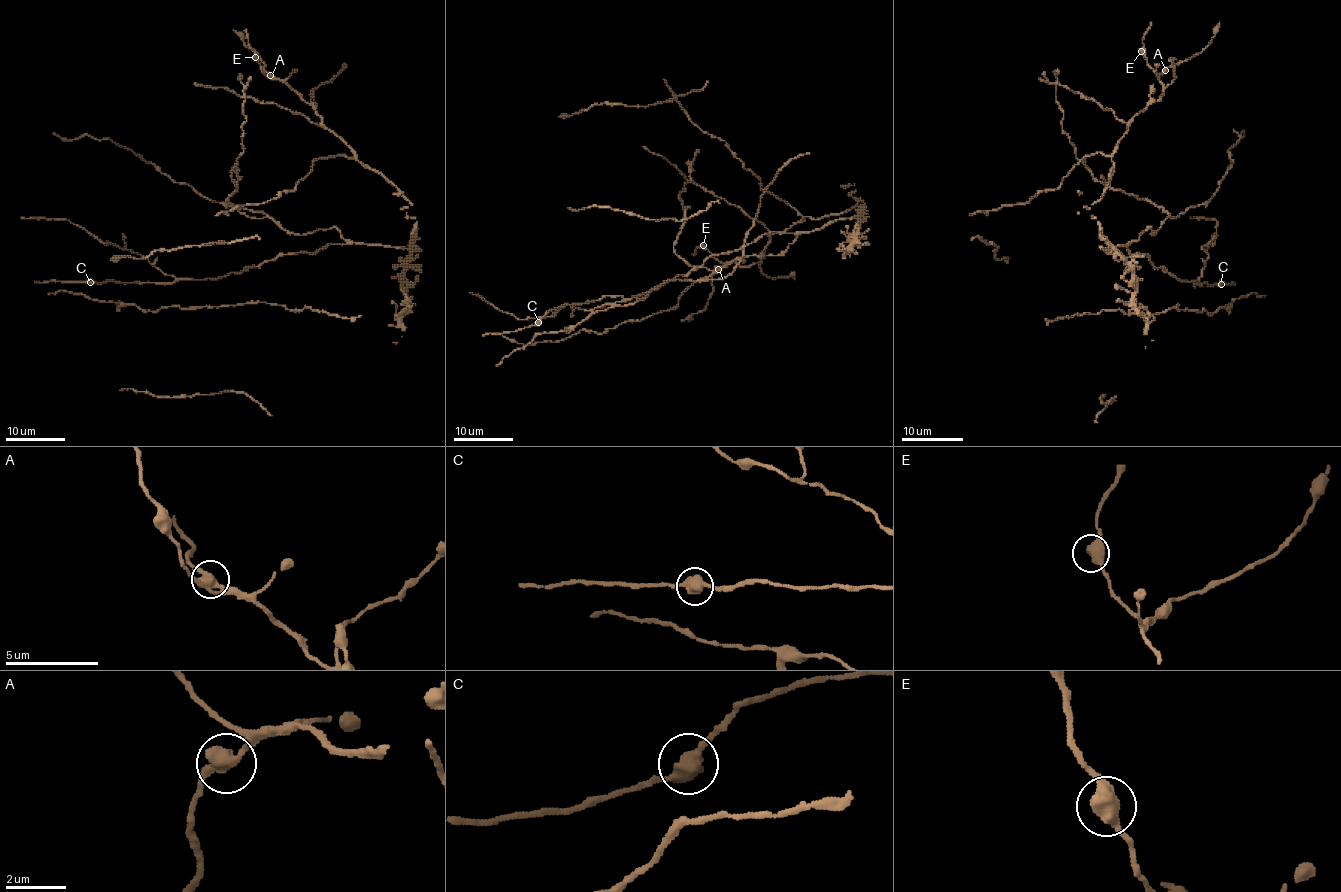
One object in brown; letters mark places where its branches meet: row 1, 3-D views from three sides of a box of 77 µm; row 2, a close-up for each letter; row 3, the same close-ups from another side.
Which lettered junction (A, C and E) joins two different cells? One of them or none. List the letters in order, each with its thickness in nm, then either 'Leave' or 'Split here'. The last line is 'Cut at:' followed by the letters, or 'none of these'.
A: Thickness 440 nm. Leave
C: Thickness 500 nm. Leave
E: Thickness 500 nm. Leave
Cut at: none of these

